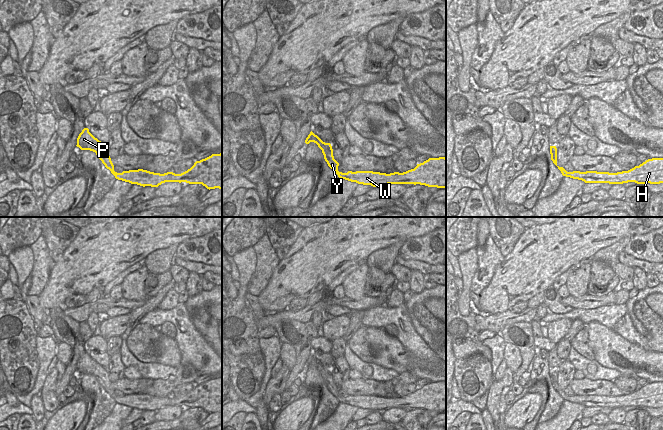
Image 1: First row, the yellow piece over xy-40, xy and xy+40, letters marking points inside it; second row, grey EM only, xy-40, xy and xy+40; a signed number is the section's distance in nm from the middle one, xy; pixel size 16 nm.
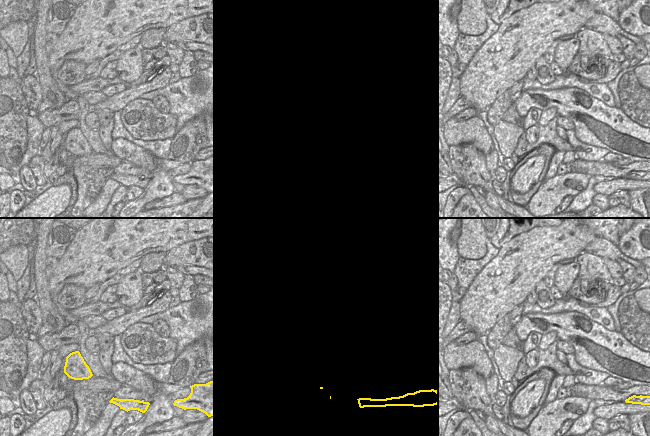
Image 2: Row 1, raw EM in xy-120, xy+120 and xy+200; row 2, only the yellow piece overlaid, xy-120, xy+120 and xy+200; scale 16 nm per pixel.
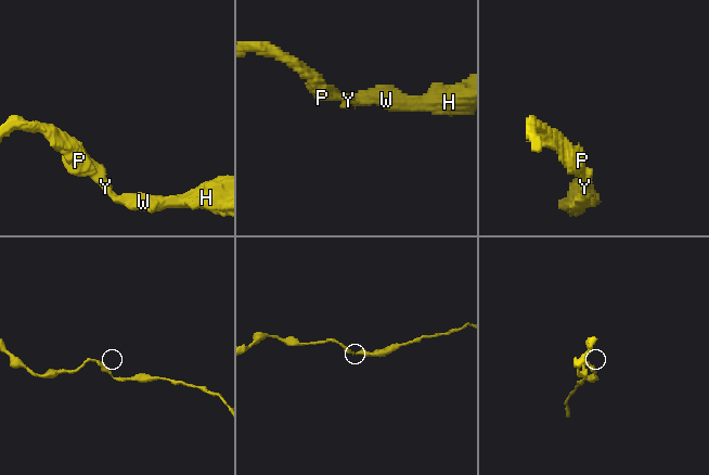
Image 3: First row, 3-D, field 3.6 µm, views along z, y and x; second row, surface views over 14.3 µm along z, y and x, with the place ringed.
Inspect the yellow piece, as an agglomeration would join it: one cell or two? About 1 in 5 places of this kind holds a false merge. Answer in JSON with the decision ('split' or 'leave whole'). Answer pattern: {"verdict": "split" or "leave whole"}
{"verdict": "leave whole"}

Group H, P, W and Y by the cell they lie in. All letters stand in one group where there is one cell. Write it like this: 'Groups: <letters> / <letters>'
Groups: H P W Y

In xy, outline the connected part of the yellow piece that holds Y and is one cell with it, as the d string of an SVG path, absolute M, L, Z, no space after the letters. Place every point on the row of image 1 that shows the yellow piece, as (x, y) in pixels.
M312 131L305 140L306 144L314 142L322 150L328 166L339 178L373 187L384 187L388 184L420 184L428 187L446 188L446 158L429 158L423 163L417 164L414 169L403 173L390 174L373 171L338 171L339 163L334 159L333 149L330 143L323 142Z

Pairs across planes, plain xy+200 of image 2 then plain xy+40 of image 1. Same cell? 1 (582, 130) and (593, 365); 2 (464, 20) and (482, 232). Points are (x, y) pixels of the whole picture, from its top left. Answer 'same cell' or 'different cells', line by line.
1: different cells
2: same cell

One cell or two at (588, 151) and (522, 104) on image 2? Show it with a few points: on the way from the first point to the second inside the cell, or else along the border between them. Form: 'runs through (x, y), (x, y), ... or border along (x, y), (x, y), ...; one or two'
border along (573, 130), (579, 140), (595, 146); two

